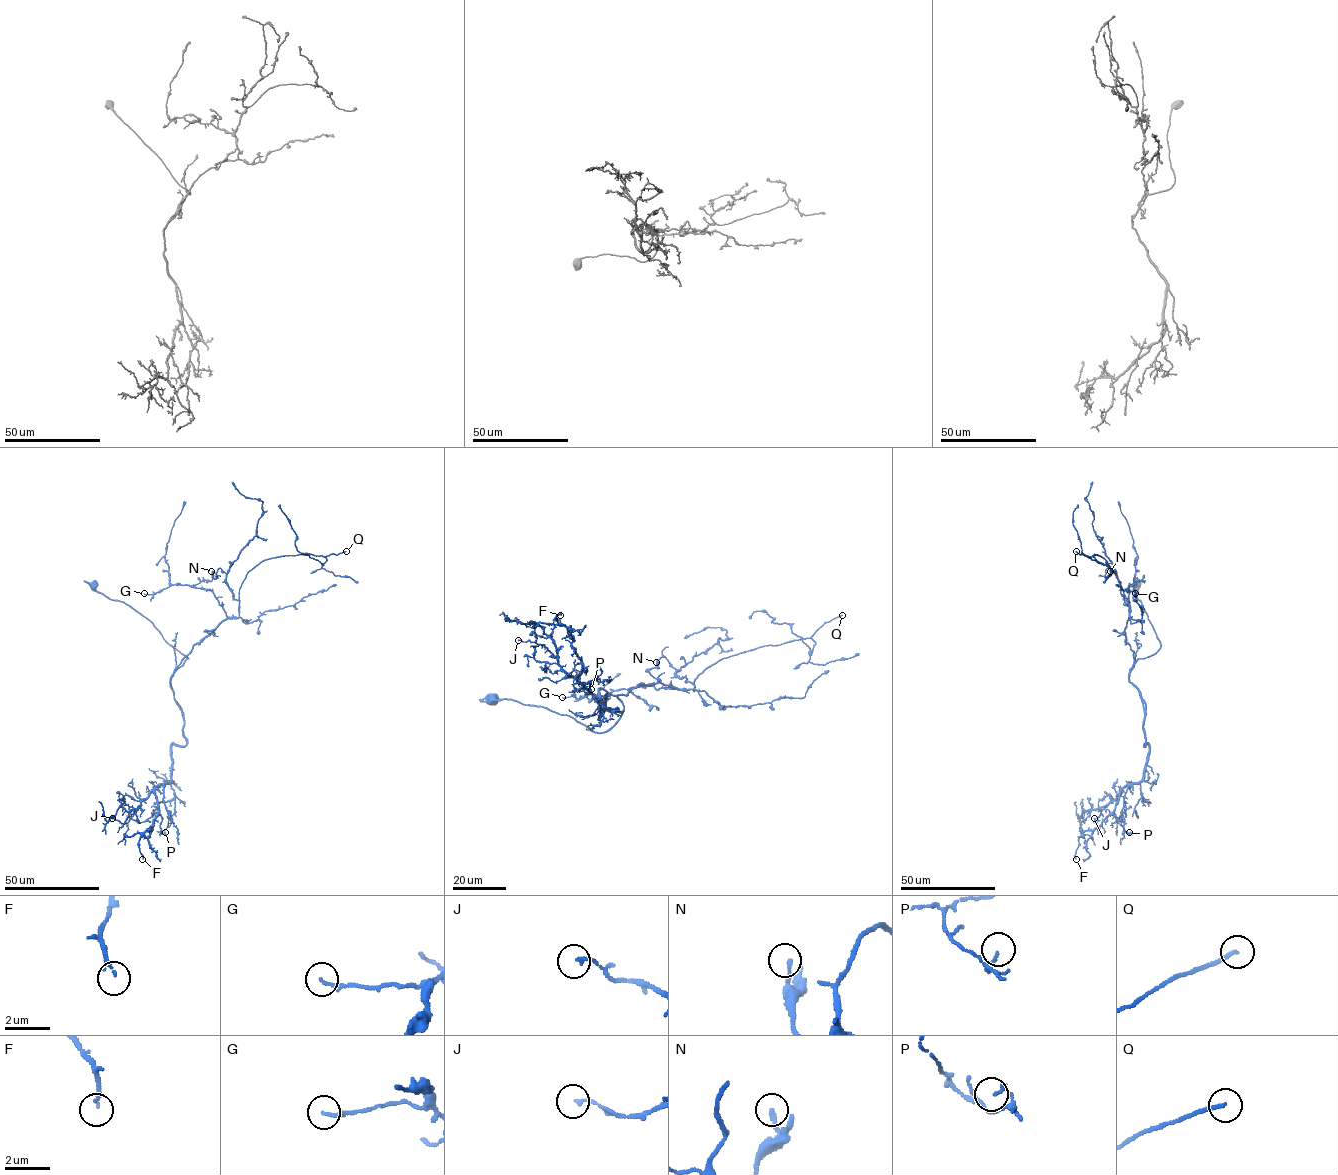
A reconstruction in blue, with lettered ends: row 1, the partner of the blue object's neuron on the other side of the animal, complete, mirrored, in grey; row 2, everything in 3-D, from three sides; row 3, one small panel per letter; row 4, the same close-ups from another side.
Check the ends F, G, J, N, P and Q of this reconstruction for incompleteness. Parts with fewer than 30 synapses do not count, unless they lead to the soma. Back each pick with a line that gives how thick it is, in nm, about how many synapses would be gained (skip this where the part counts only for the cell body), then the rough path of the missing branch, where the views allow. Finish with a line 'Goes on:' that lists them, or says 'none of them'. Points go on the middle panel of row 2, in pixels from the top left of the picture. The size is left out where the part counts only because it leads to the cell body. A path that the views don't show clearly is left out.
Q: 160 nm | 30 syn
Goes on: Q

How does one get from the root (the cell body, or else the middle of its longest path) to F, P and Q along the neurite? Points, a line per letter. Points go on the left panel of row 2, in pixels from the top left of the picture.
F: (93, 583), (188, 658), (170, 682), (186, 744), (172, 744), (171, 779), (155, 788), (142, 859)
P: (93, 583), (146, 617), (188, 658), (170, 682), (186, 744), (171, 747), (165, 832)
Q: (93, 583), (146, 617), (188, 658), (178, 667), (222, 621), (239, 616), (239, 589), (260, 562), (346, 551)

